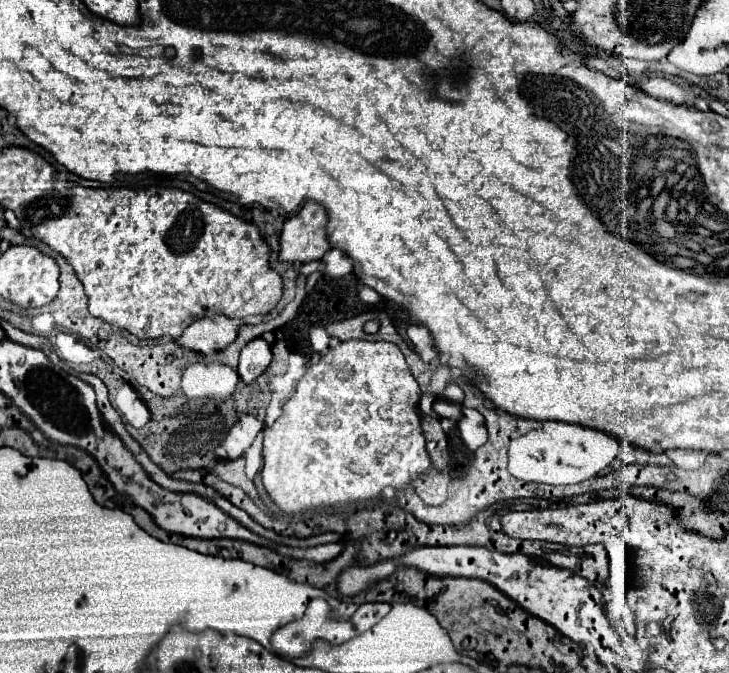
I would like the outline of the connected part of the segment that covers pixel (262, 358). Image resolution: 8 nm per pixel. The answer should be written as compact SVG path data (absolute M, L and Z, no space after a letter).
M259 337L253 339L245 345L245 349L241 349L241 359L239 359L239 377L245 383L251 383L253 379L257 379L267 365L271 363L271 347L267 343L267 339Z

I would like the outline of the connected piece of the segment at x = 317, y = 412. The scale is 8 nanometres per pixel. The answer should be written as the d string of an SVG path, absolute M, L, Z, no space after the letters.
M351 339L351 341L343 341L339 343L335 349L329 349L317 363L313 363L309 367L309 371L301 377L295 395L283 405L283 413L281 417L273 423L267 425L263 429L263 485L269 493L269 497L285 511L285 513L301 513L305 509L311 507L321 507L321 505L335 505L335 503L357 503L357 501L367 501L367 499L389 499L389 495L383 495L389 487L399 493L405 487L411 487L411 481L429 471L431 467L431 459L425 451L425 437L421 431L421 419L419 419L419 385L415 381L415 377L409 371L409 365L405 363L405 357L401 353L401 349L389 341L359 341L359 339Z

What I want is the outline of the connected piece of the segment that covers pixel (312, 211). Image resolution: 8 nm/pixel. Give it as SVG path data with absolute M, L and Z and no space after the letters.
M307 201L303 209L289 217L281 231L279 261L319 261L331 249L327 241L327 211L315 201Z

